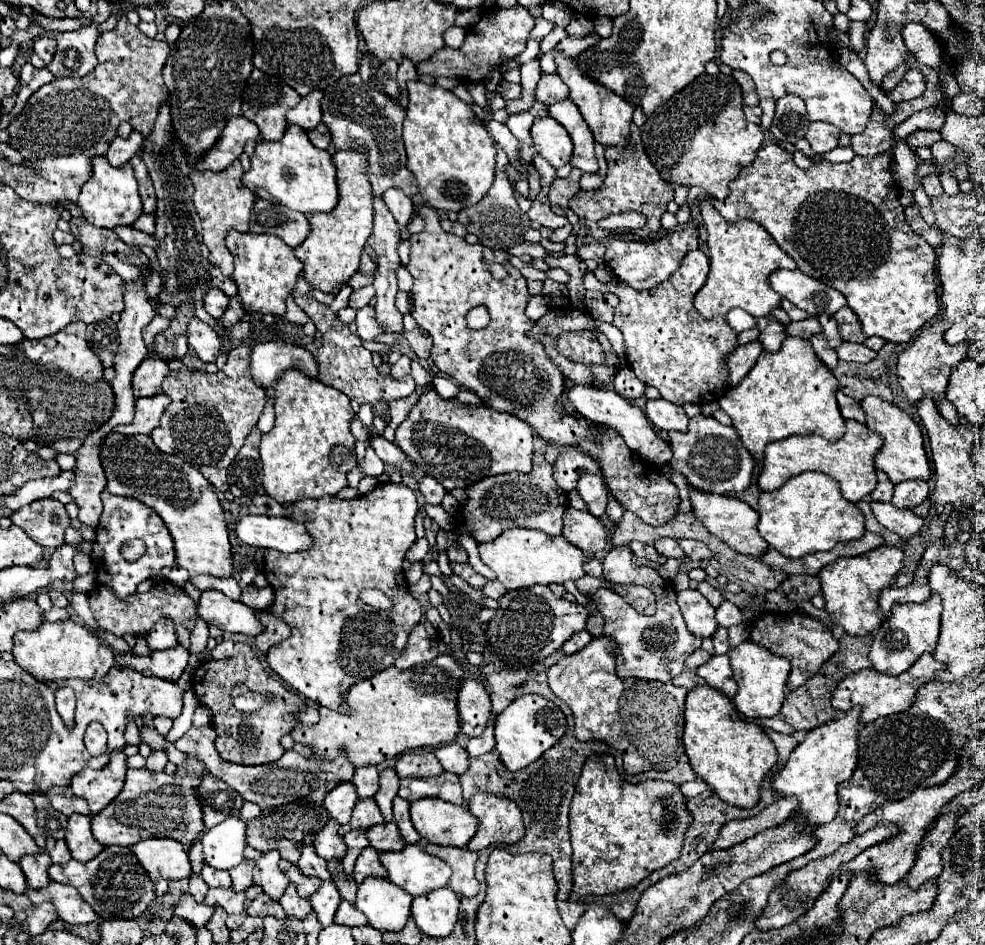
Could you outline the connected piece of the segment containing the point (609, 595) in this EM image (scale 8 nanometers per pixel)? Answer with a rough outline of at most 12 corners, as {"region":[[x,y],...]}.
{"region":[[629,547],[605,555],[603,577],[653,591],[653,617],[614,591],[593,603],[619,645],[617,675],[671,681],[701,641],[675,589]]}

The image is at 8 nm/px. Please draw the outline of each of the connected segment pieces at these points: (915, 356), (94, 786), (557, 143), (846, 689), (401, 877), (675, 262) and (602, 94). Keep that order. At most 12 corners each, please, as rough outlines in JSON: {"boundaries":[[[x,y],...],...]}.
{"boundaries":[[[949,321],[925,325],[899,355],[899,383],[911,403],[933,393],[939,413],[957,421],[945,387],[967,343],[949,345]],[[113,751],[105,769],[85,767],[71,781],[91,813],[123,789],[127,755]],[[551,117],[535,119],[537,153],[555,169],[571,159],[571,137]],[[925,653],[901,675],[847,675],[833,707],[863,707],[861,721],[907,711],[945,665]],[[421,845],[383,853],[387,879],[413,897],[445,887],[447,863]],[[693,227],[659,241],[607,243],[605,263],[637,291],[671,277],[699,249]],[[557,53],[569,85],[595,141],[625,147],[633,107],[591,83]]]}

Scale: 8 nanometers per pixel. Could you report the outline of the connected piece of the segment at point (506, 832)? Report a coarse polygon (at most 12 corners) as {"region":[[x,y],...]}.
{"region":[[475,793],[467,805],[479,831],[469,851],[517,843],[521,811],[509,799]]}

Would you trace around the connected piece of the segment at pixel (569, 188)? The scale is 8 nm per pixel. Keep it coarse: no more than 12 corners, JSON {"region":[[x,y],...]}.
{"region":[[579,169],[555,179],[549,201],[565,209],[571,225],[579,217],[569,209],[569,199],[579,191]]}

